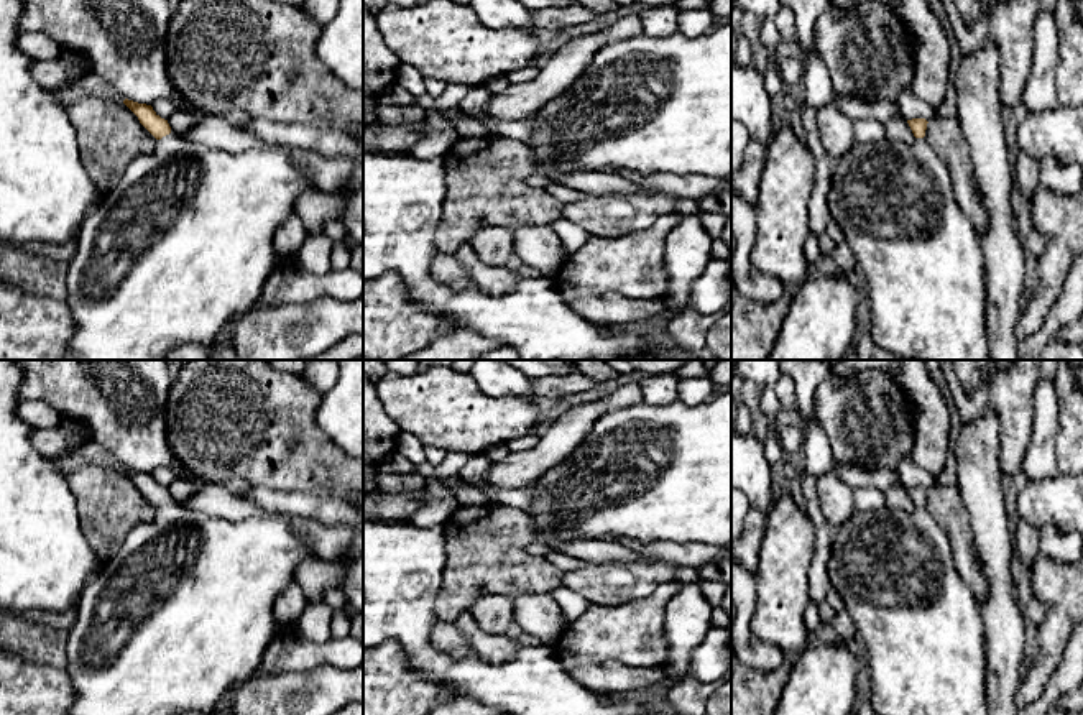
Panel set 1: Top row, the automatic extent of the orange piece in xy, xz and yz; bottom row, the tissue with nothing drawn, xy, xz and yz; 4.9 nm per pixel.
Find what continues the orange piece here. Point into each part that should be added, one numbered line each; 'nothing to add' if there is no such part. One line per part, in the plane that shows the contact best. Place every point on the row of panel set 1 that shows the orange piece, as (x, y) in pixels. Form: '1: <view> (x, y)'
1: xy (183, 242)

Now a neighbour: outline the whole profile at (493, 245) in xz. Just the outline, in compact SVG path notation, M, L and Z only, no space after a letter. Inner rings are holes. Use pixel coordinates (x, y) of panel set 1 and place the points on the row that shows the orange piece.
M485 227L470 238L468 245L485 265L505 266L513 255L513 230Z

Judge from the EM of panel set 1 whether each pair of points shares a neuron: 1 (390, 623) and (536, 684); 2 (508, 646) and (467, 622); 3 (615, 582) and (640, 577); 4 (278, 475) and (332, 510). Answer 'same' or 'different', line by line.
1: same
2: same
3: same
4: different

